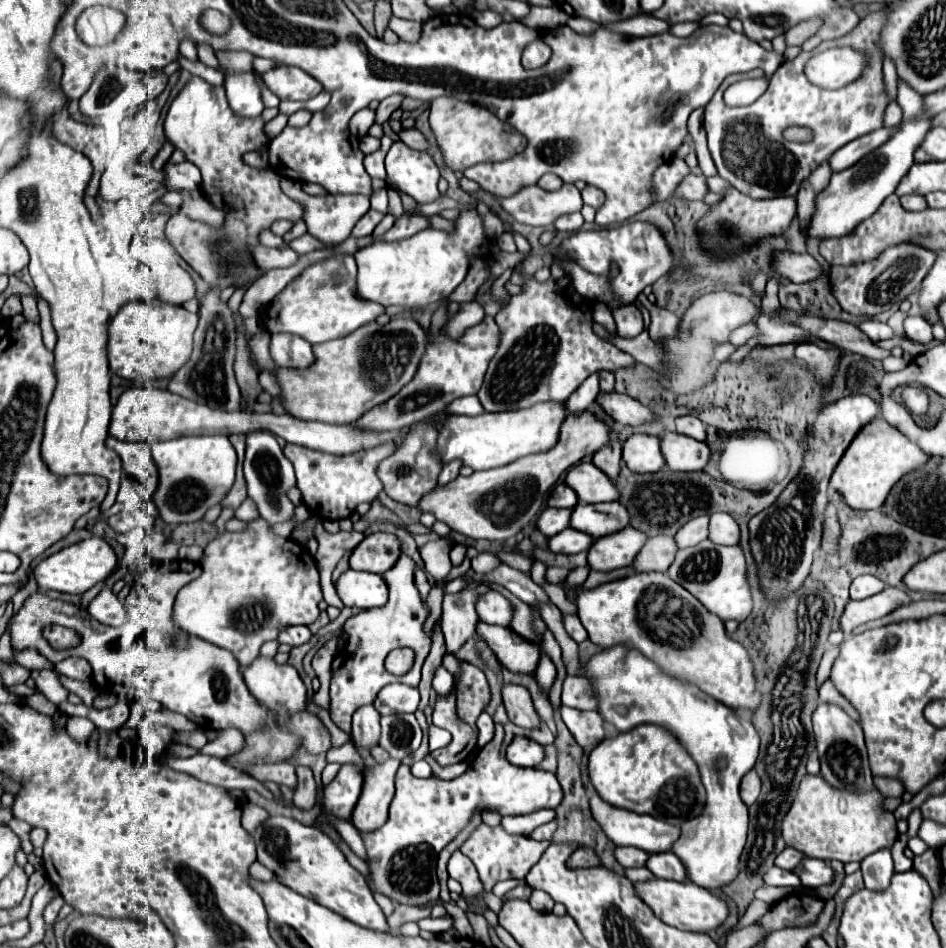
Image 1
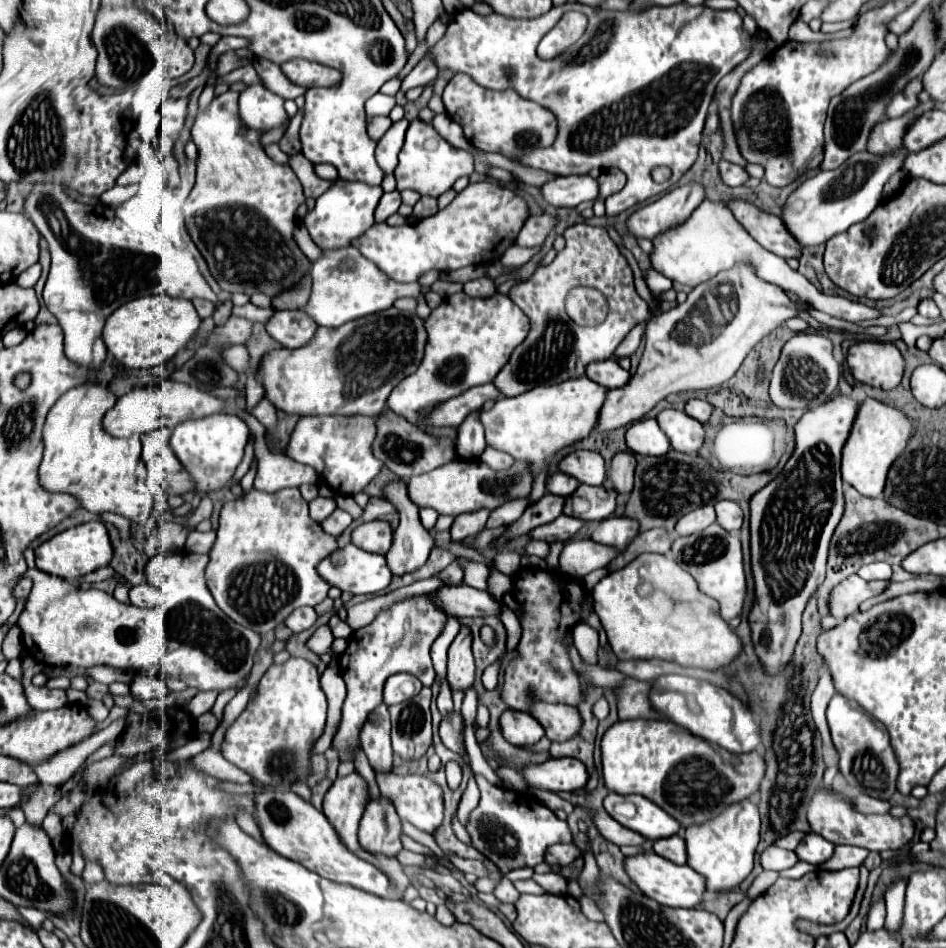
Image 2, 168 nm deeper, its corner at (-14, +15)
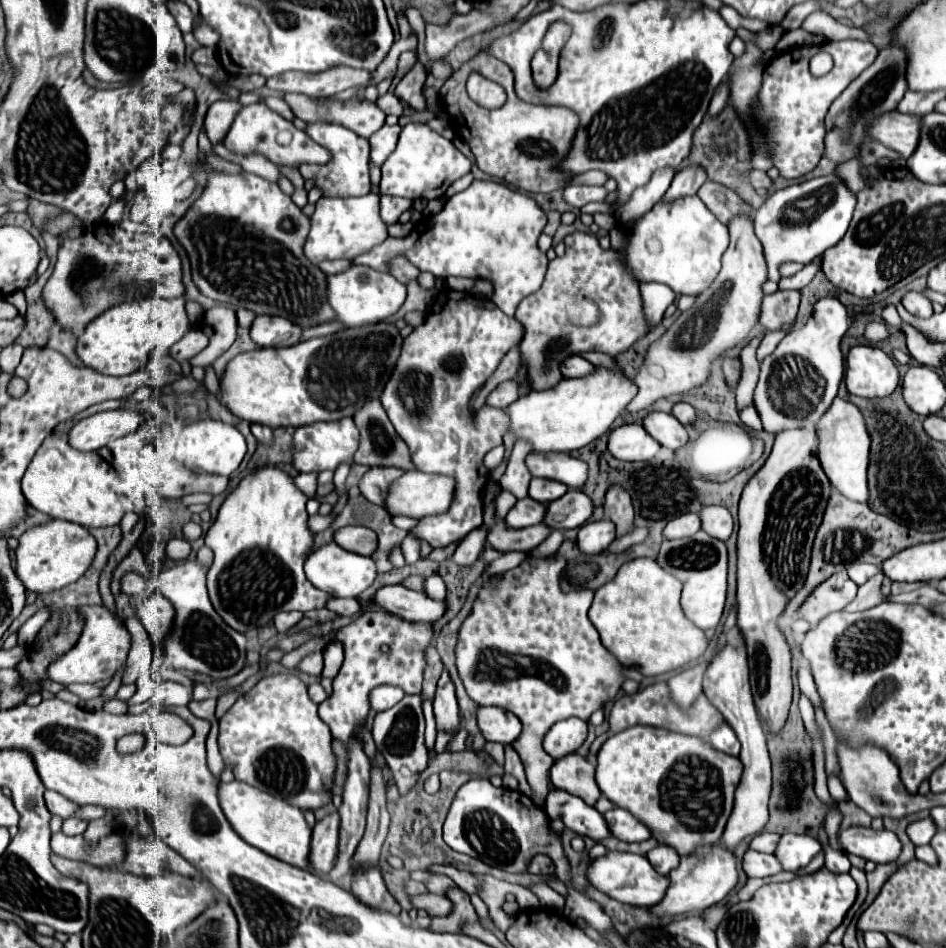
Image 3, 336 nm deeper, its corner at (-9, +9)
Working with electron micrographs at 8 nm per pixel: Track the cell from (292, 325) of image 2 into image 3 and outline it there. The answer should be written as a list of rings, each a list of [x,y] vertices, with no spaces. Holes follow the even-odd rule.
[[[258,315],[250,327],[250,337],[260,347],[290,347],[300,343],[300,327],[284,317]]]

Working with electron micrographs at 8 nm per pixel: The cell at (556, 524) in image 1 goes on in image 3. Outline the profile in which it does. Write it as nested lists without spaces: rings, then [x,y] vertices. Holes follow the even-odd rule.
[[[524,497],[524,499],[518,499],[518,503],[508,511],[506,523],[514,529],[538,525],[544,519],[544,511],[546,511],[546,505],[530,499],[530,497]]]

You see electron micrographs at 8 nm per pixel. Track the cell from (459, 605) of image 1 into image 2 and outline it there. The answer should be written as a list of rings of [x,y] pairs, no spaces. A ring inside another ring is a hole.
[[[461,625],[459,635],[449,647],[449,663],[447,663],[447,681],[451,689],[467,689],[475,681],[475,661],[471,653],[471,629]]]

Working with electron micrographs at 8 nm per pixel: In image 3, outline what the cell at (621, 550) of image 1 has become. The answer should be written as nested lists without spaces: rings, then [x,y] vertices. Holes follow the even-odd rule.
[[[602,519],[602,521],[588,521],[586,525],[580,527],[578,531],[578,547],[582,553],[596,555],[608,549],[608,545],[616,539],[616,527],[612,521]]]

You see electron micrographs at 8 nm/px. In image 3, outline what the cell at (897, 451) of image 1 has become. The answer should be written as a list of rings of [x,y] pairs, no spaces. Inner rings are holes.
[[[836,397],[830,409],[826,411],[826,415],[822,415],[822,419],[818,421],[816,433],[818,433],[816,455],[830,483],[848,499],[866,503],[868,501],[866,471],[868,471],[868,457],[870,457],[870,437],[864,427],[864,417],[860,409],[850,401]]]

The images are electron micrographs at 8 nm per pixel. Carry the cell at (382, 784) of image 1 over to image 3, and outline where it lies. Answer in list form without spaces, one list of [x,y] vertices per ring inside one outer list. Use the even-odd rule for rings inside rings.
[[[378,865],[368,869],[366,873],[360,873],[352,879],[352,895],[360,901],[366,903],[368,907],[378,907],[382,911],[390,911],[392,915],[400,913],[400,905],[396,899],[388,893]]]

